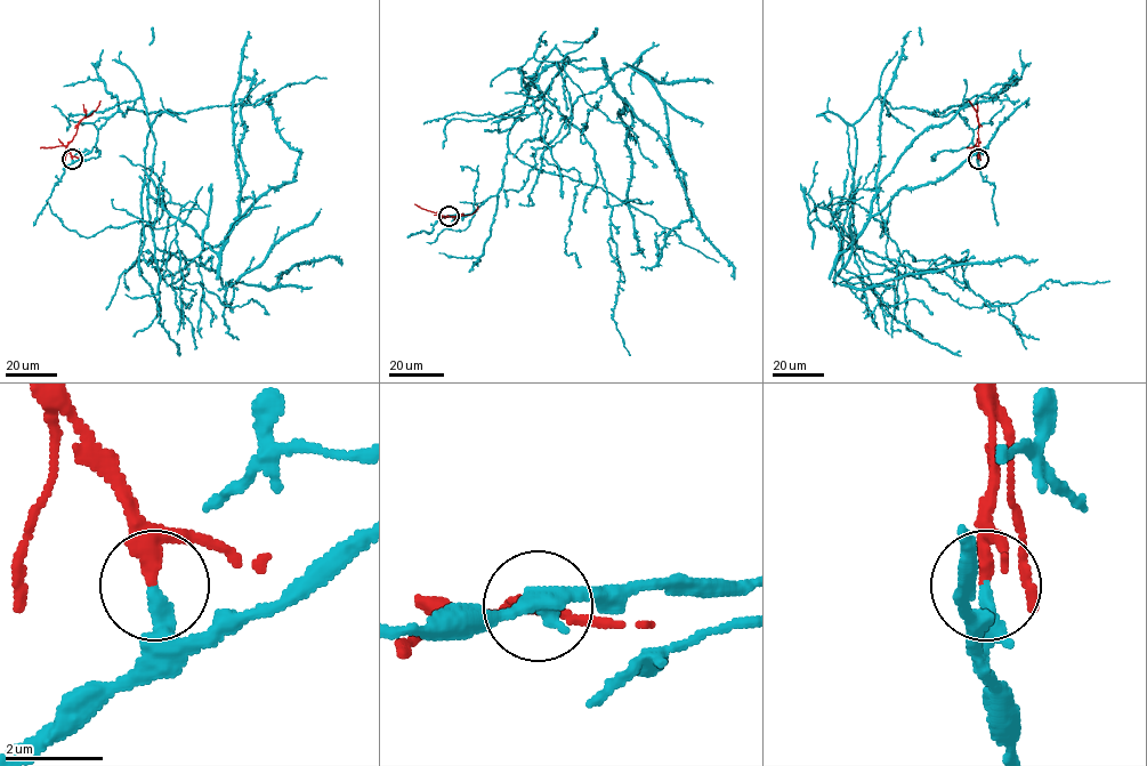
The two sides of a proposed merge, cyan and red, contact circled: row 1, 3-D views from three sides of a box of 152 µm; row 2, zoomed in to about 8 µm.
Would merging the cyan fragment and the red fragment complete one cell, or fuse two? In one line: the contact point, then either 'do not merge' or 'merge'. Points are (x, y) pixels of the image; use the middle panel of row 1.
(449, 216) | do not merge

